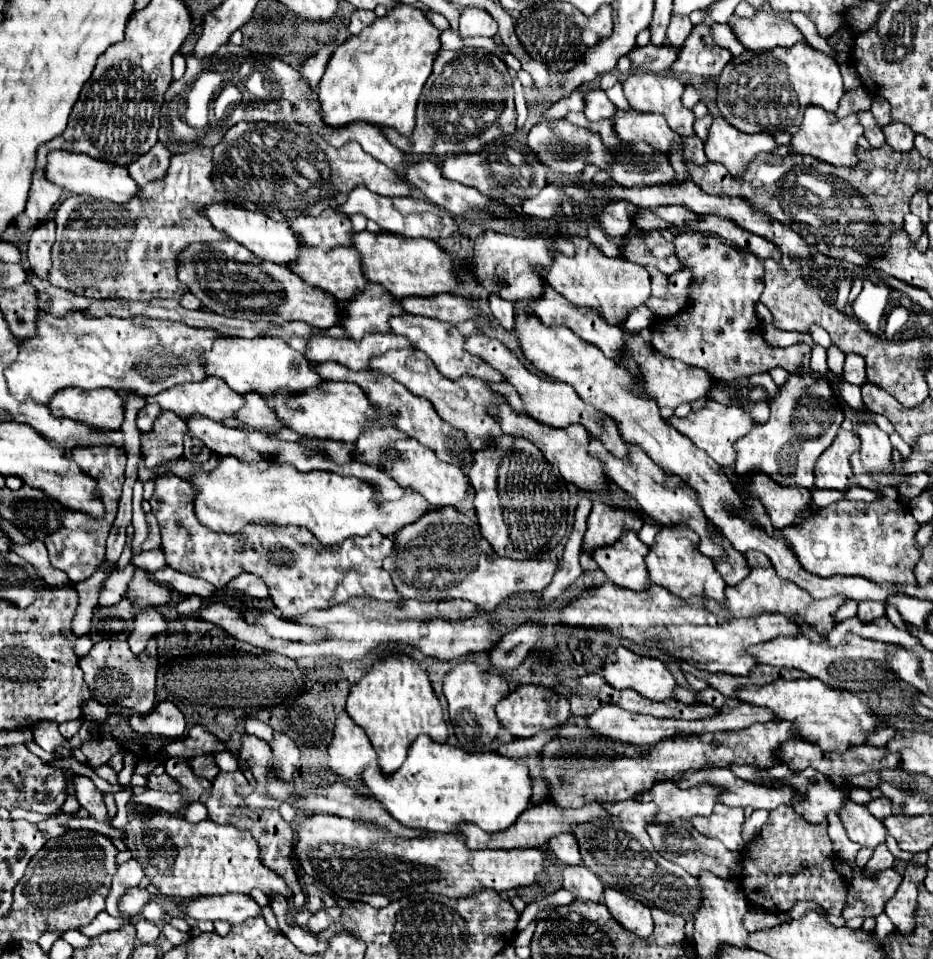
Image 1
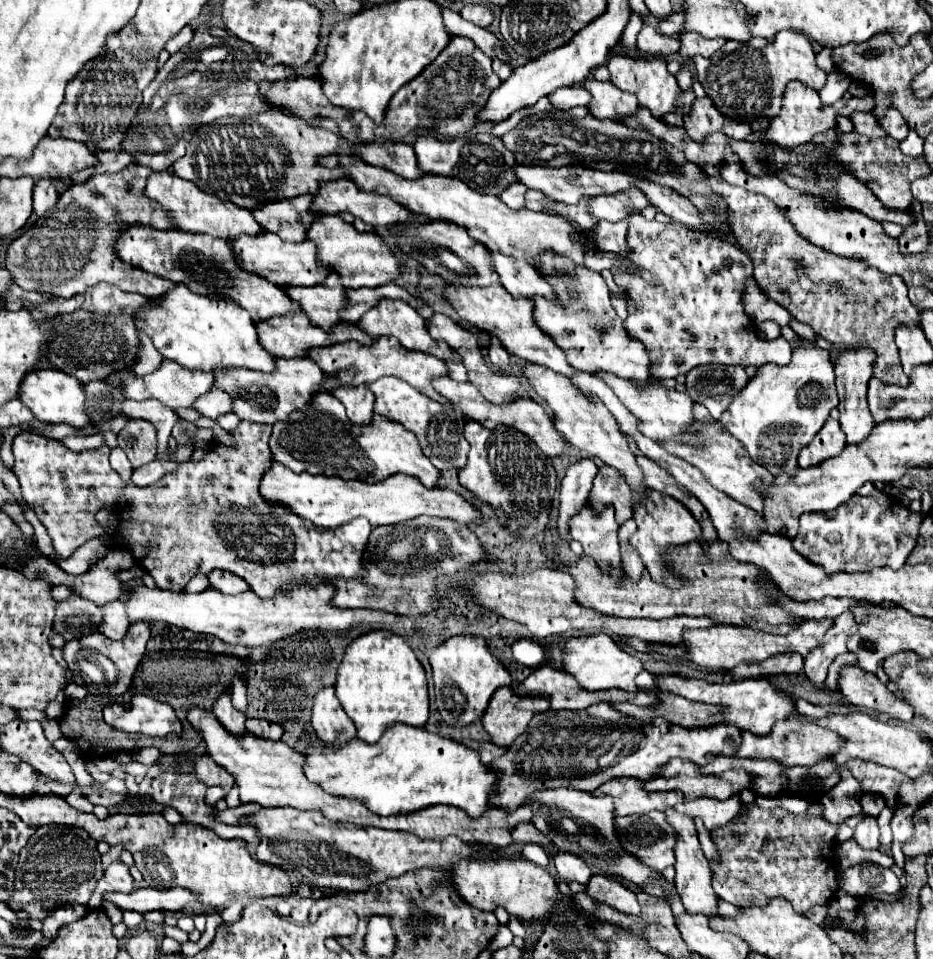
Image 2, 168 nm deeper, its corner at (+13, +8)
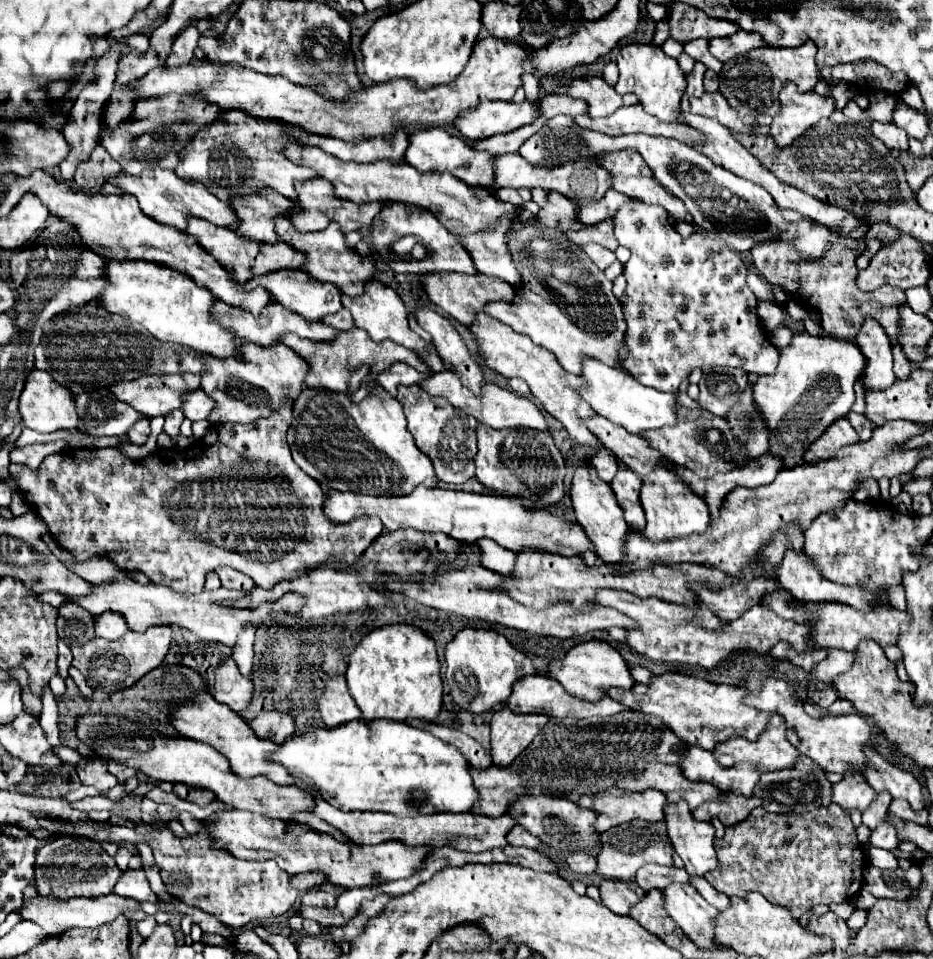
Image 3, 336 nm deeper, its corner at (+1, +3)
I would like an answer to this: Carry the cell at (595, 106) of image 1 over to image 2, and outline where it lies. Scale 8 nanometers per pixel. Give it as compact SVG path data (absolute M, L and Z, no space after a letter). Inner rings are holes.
M581 85L563 87L549 95L549 101L551 101L553 109L557 109L557 111L569 111L573 107L587 107L589 99L591 99L591 95Z

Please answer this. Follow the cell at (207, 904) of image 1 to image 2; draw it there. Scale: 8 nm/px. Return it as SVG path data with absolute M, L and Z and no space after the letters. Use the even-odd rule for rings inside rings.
M139 887L131 893L110 892L102 897L104 902L111 903L123 911L137 911L137 913L147 913L147 911L163 911L163 913L177 913L181 907L193 899L199 899L199 895L187 891L187 889L151 889L151 887Z

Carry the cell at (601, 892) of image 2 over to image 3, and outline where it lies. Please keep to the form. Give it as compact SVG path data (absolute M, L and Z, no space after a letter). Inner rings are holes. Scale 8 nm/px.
M603 880L599 890L603 904L615 914L627 914L645 896L645 892L635 882L623 880Z

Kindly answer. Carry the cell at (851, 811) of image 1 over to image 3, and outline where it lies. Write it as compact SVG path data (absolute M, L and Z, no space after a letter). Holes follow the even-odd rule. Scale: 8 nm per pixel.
M851 774L845 776L839 784L833 784L832 802L840 805L844 810L865 810L869 806L867 800L863 800L863 796L871 798L877 796L877 792L867 784L863 774Z

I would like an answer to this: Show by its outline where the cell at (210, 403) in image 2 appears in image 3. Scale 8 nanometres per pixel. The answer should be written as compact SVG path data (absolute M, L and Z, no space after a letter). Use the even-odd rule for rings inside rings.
M203 390L191 392L191 394L187 394L187 402L183 402L183 414L189 420L207 420L209 414L215 410L213 402L215 400L209 398Z

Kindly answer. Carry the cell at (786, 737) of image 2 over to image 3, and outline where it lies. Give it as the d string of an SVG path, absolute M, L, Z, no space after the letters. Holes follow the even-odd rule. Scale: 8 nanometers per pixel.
M773 714L767 732L757 740L749 742L743 738L731 738L727 744L719 744L713 750L719 764L727 768L737 762L753 762L763 768L763 772L793 768L799 762L799 750L787 740L787 726L779 714Z

